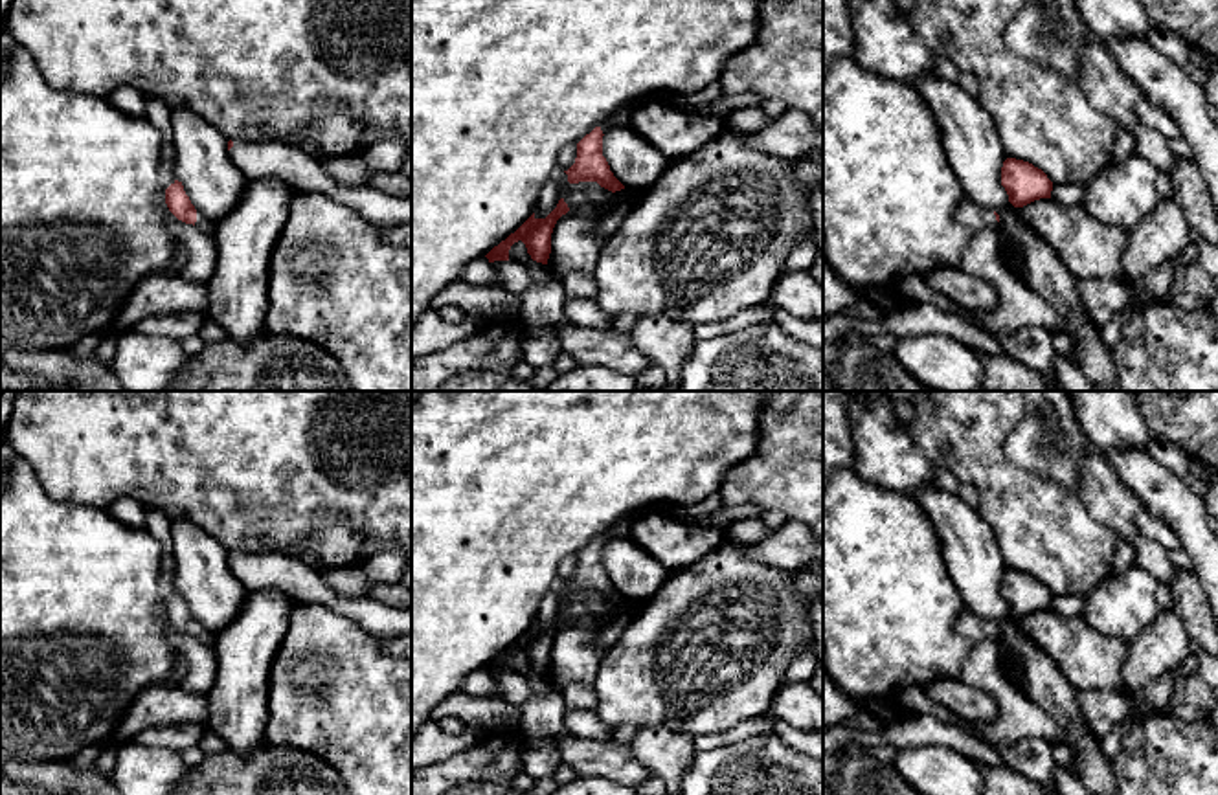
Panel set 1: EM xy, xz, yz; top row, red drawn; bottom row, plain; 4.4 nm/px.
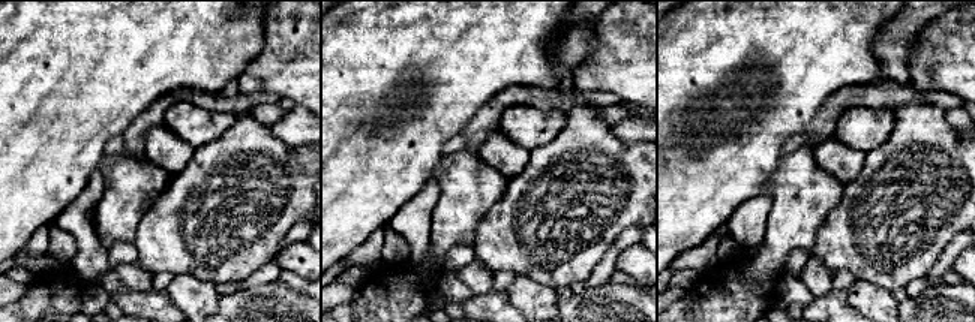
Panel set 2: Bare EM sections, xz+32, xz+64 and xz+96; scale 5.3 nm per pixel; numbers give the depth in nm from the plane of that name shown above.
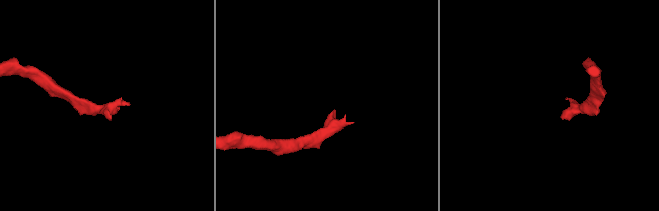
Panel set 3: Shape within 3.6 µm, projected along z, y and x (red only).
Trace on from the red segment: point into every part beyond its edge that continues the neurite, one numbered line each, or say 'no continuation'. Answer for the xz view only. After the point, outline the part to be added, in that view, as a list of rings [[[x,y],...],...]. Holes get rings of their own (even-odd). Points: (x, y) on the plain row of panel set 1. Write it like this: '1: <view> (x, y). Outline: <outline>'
1: xz (621, 529). Outline: [[[654,505],[647,510],[636,512],[632,516],[623,518],[621,521],[617,521],[608,532],[604,532],[601,536],[603,545],[608,543],[610,540],[619,540],[619,538],[630,538],[630,527],[634,523],[636,518],[647,514],[647,512],[665,512],[669,516],[674,516],[674,509],[671,505]]]

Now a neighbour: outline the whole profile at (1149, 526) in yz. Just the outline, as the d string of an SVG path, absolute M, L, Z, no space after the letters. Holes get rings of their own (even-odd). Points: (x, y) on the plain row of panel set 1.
M1146 509L1137 514L1135 527L1141 536L1157 542L1165 551L1181 547L1179 538L1170 525Z

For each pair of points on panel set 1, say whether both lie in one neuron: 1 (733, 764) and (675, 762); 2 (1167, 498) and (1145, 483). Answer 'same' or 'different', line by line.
1: different
2: same

